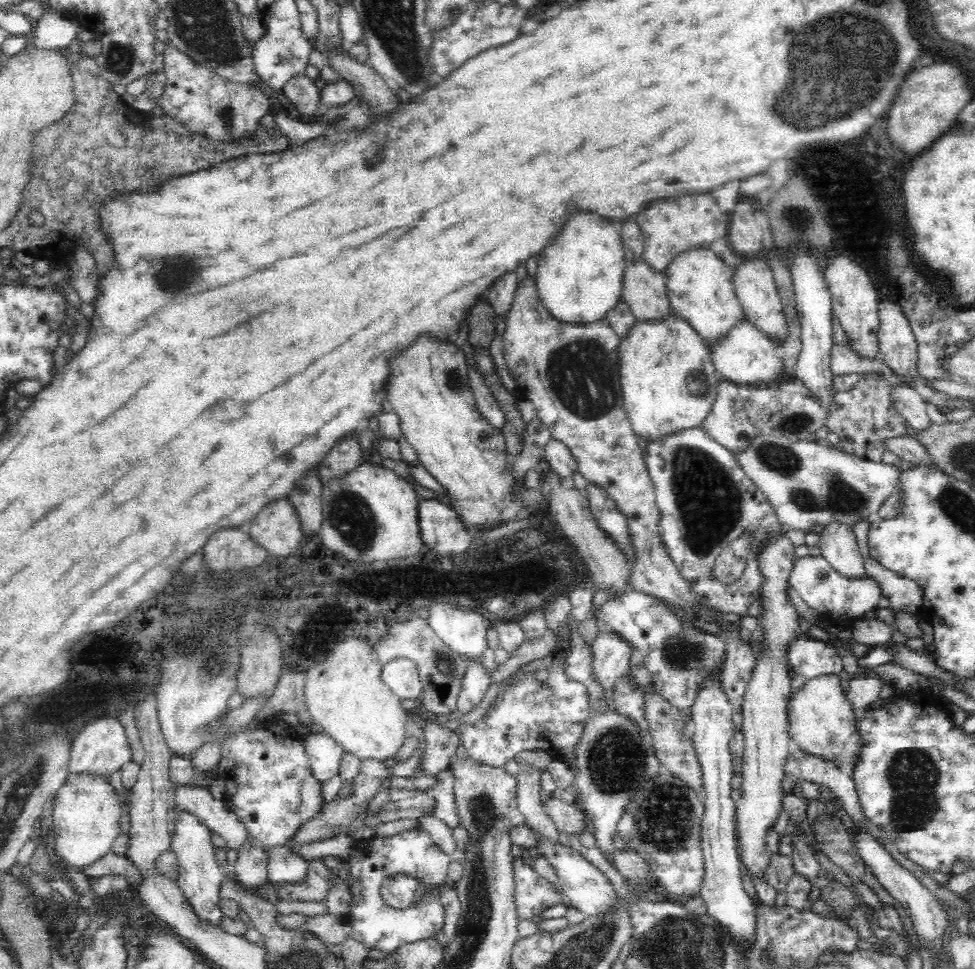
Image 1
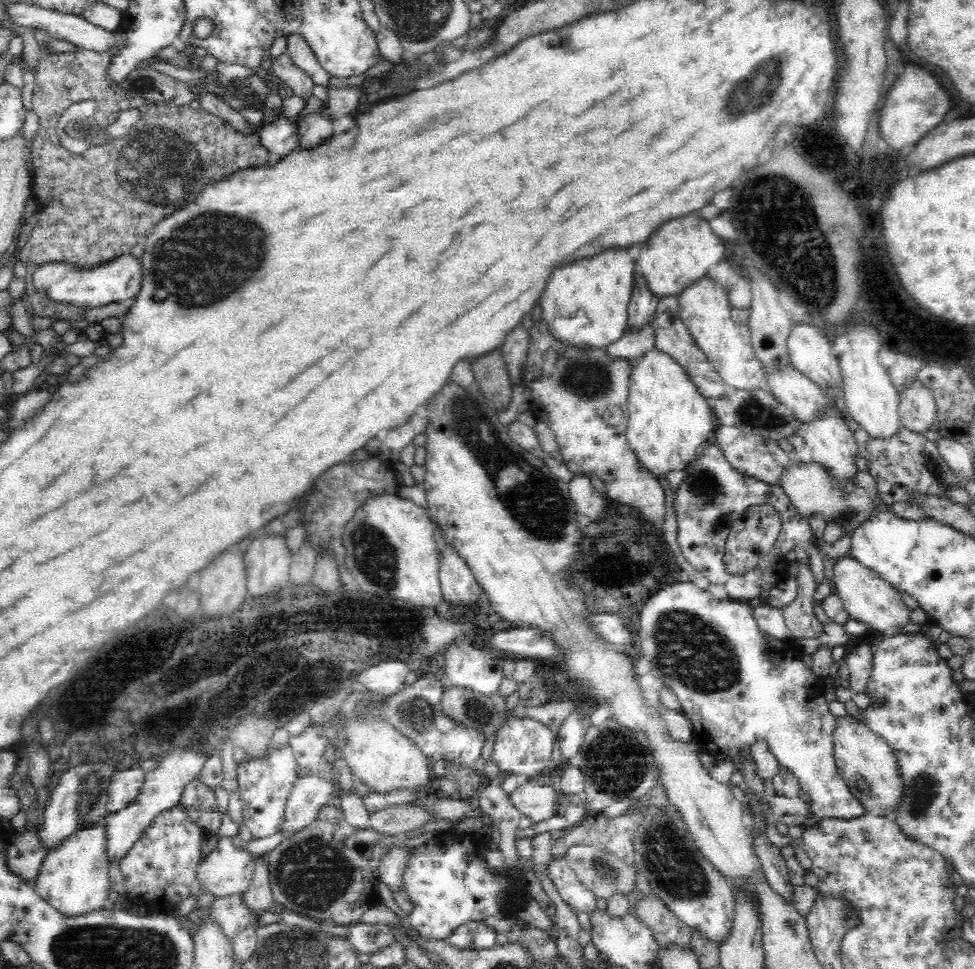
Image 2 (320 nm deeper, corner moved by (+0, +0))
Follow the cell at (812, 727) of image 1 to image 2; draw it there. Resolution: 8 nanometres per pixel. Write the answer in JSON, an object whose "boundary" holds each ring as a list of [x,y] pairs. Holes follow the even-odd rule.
{"boundary":[[[847,714],[837,718],[833,731],[833,750],[839,774],[866,813],[878,807],[884,817],[893,820],[901,805],[904,782],[901,781],[900,765],[890,745],[880,735],[872,732],[864,722]]]}

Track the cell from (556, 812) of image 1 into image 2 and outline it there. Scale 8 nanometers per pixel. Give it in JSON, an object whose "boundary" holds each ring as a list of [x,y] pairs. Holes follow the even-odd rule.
{"boundary":[[[521,780],[520,785],[509,796],[509,800],[522,816],[529,817],[532,823],[549,820],[557,815],[558,793],[552,786],[534,786],[528,780]]]}

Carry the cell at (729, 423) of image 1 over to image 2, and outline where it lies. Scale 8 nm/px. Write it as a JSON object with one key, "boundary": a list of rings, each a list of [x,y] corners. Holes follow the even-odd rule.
{"boundary":[[[718,424],[713,439],[721,446],[721,451],[728,462],[743,475],[751,475],[752,478],[757,478],[772,486],[780,485],[779,478],[789,466],[791,455],[781,449],[777,441],[760,435],[748,434],[747,431],[742,431],[735,426]]]}

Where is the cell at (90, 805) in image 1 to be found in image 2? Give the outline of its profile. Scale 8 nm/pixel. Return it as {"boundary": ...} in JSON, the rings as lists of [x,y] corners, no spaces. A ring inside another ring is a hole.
{"boundary":[[[105,819],[89,827],[78,828],[65,842],[48,851],[34,878],[35,892],[64,917],[85,915],[104,909],[110,892]]]}

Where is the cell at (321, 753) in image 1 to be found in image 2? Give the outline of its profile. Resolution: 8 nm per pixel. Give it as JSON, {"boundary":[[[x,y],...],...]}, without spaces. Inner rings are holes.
{"boundary":[[[316,775],[297,778],[288,796],[283,824],[279,826],[278,834],[288,838],[310,826],[316,820],[319,810],[338,791],[336,784],[317,778]]]}

